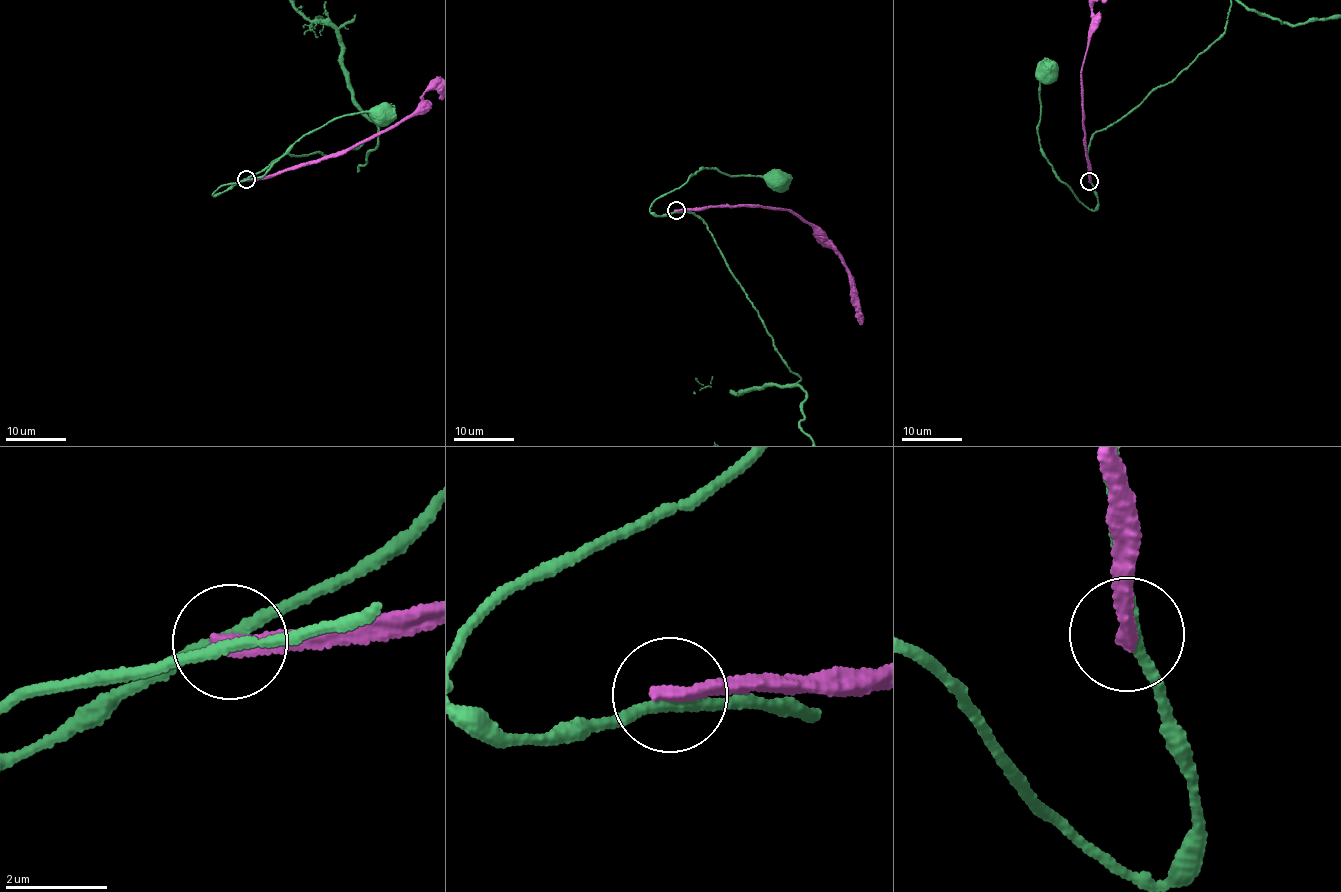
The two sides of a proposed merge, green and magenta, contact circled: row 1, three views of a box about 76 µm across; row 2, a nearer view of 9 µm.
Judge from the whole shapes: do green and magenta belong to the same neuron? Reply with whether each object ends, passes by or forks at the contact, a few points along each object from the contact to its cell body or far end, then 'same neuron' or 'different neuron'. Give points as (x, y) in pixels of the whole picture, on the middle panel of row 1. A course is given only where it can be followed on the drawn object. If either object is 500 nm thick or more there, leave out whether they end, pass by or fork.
green passes by | magenta ends | green via (676, 211), (660, 216), (649, 211), (654, 201), (705, 167), (736, 175), (769, 177), (774, 172), (778, 175) | different neuron

